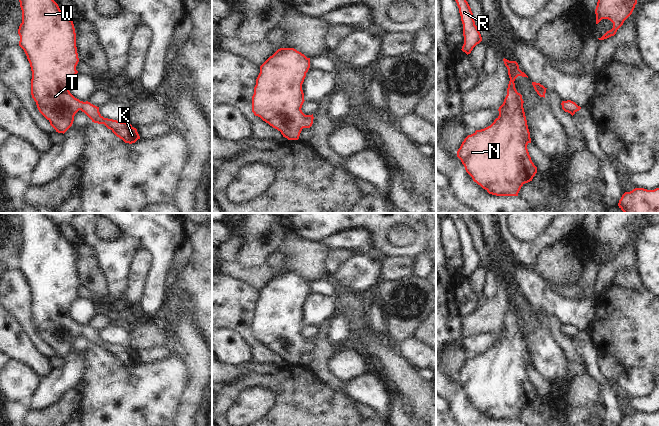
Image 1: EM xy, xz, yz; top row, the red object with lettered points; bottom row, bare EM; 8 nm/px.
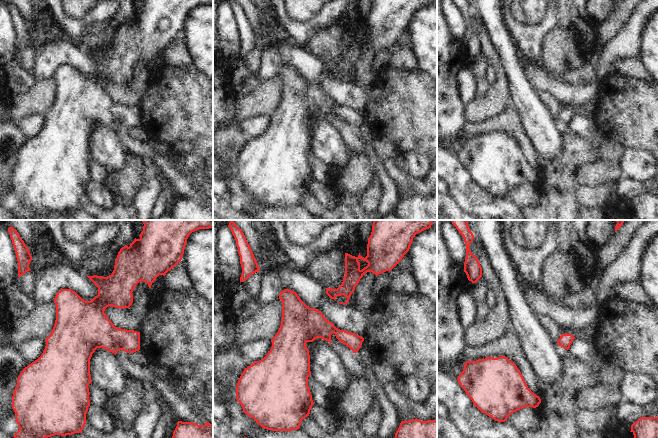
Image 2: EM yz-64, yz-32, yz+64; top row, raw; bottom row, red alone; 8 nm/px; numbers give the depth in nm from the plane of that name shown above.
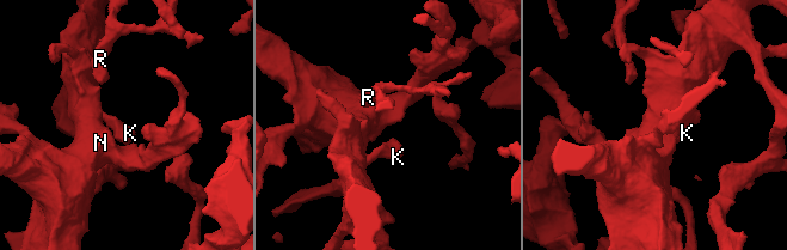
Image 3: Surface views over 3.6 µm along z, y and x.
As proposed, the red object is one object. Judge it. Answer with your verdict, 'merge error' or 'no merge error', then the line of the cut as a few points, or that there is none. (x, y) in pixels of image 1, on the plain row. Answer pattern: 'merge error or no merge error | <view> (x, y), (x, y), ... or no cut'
no merge error | no cut

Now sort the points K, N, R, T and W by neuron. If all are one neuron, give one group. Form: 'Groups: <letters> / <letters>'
Groups: K N R T W.

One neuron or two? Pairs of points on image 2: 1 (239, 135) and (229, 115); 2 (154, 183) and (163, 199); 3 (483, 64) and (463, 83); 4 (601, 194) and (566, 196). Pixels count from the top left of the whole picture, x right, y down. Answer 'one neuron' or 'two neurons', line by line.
1: two neurons
2: two neurons
3: two neurons
4: two neurons

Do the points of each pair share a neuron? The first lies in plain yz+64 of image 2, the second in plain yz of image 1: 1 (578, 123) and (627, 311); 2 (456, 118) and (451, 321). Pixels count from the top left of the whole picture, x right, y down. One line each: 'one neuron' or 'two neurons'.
1: two neurons
2: one neuron

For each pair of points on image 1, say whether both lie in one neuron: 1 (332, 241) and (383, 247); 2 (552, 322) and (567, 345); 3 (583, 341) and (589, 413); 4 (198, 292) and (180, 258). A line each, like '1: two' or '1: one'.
1: two
2: one
3: two
4: two

